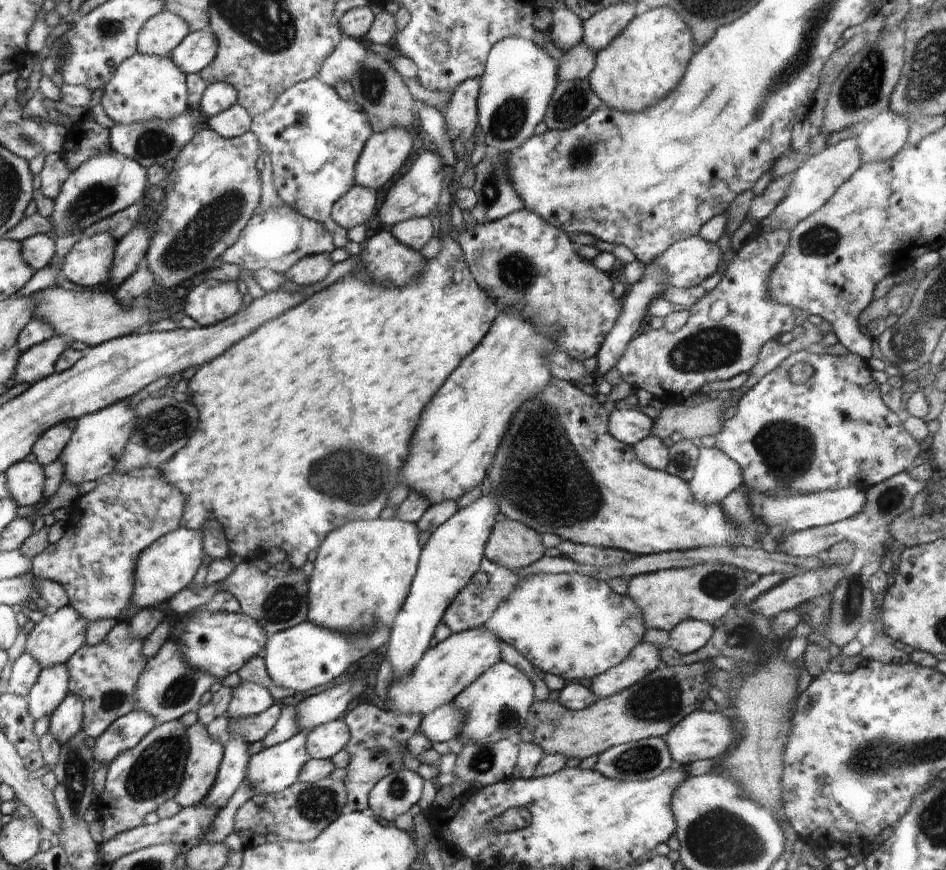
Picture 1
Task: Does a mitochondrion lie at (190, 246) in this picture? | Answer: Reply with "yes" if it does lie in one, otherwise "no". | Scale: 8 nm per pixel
yes

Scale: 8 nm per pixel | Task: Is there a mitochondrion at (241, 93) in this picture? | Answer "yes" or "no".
no

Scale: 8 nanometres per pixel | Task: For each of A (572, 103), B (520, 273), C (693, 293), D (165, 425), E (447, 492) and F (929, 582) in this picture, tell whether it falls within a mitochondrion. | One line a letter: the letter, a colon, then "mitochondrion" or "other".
A: mitochondrion
B: mitochondrion
C: other
D: mitochondrion
E: other
F: other

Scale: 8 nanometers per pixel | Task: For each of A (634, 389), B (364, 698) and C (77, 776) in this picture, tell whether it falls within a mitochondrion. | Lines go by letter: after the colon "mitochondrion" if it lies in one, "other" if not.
A: other
B: other
C: mitochondrion

